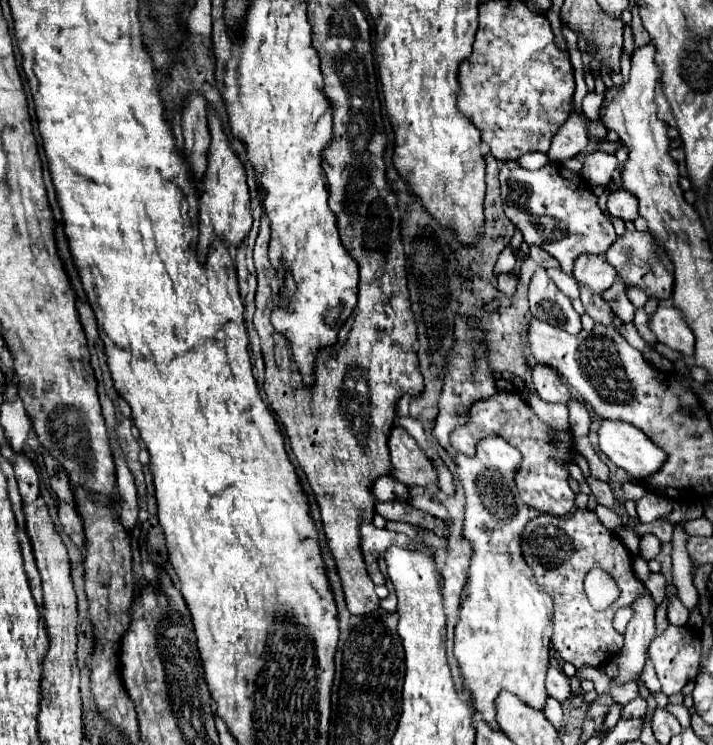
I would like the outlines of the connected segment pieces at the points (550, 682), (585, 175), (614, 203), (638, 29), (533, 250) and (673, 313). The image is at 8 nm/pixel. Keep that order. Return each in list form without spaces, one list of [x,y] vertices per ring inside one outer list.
[[[554,667],[548,669],[546,689],[548,689],[548,695],[554,697],[558,703],[564,703],[566,699],[570,699],[570,693],[572,693],[568,677],[564,673],[560,673],[558,669],[554,669]]]
[[[594,151],[584,157],[580,175],[588,185],[606,185],[612,179],[616,167],[618,163],[614,155],[604,153],[604,151]]]
[[[618,189],[608,197],[608,211],[622,221],[634,221],[638,219],[638,199],[632,193]]]
[[[635,4],[634,8],[632,9],[631,26],[635,48],[646,45],[650,41],[650,37],[642,25],[637,4]]]
[[[532,245],[532,247],[530,247],[530,257],[532,257],[540,267],[544,267],[544,269],[560,267],[560,265],[558,265],[558,261],[554,261],[554,257],[550,257],[544,249],[538,249],[536,245]]]
[[[672,305],[658,307],[658,311],[650,319],[650,329],[656,335],[658,343],[664,343],[684,355],[694,353],[694,335],[690,333],[690,327],[682,319],[680,311]]]

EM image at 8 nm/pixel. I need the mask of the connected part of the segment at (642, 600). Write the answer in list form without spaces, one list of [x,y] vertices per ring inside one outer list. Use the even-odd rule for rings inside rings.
[[[646,591],[642,597],[638,597],[638,601],[634,601],[634,605],[630,605],[634,615],[626,627],[626,641],[622,651],[618,653],[616,661],[618,661],[618,683],[626,683],[626,681],[638,681],[642,667],[644,667],[644,659],[646,659],[646,649],[652,641],[652,635],[656,633],[654,627],[654,611],[656,611],[656,603],[654,597],[650,595],[650,591]]]

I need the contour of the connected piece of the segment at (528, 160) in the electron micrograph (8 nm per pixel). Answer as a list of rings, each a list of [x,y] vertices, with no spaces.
[[[526,153],[526,157],[518,159],[518,165],[522,165],[524,169],[540,169],[544,165],[548,165],[548,155],[544,153]]]

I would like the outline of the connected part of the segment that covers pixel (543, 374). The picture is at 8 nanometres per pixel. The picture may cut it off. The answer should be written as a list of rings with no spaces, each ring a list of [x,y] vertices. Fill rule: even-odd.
[[[536,363],[532,367],[532,383],[534,383],[534,389],[538,391],[538,395],[548,403],[568,405],[568,401],[572,399],[562,377],[558,377],[558,373],[554,373],[554,369],[546,369],[546,365]]]

